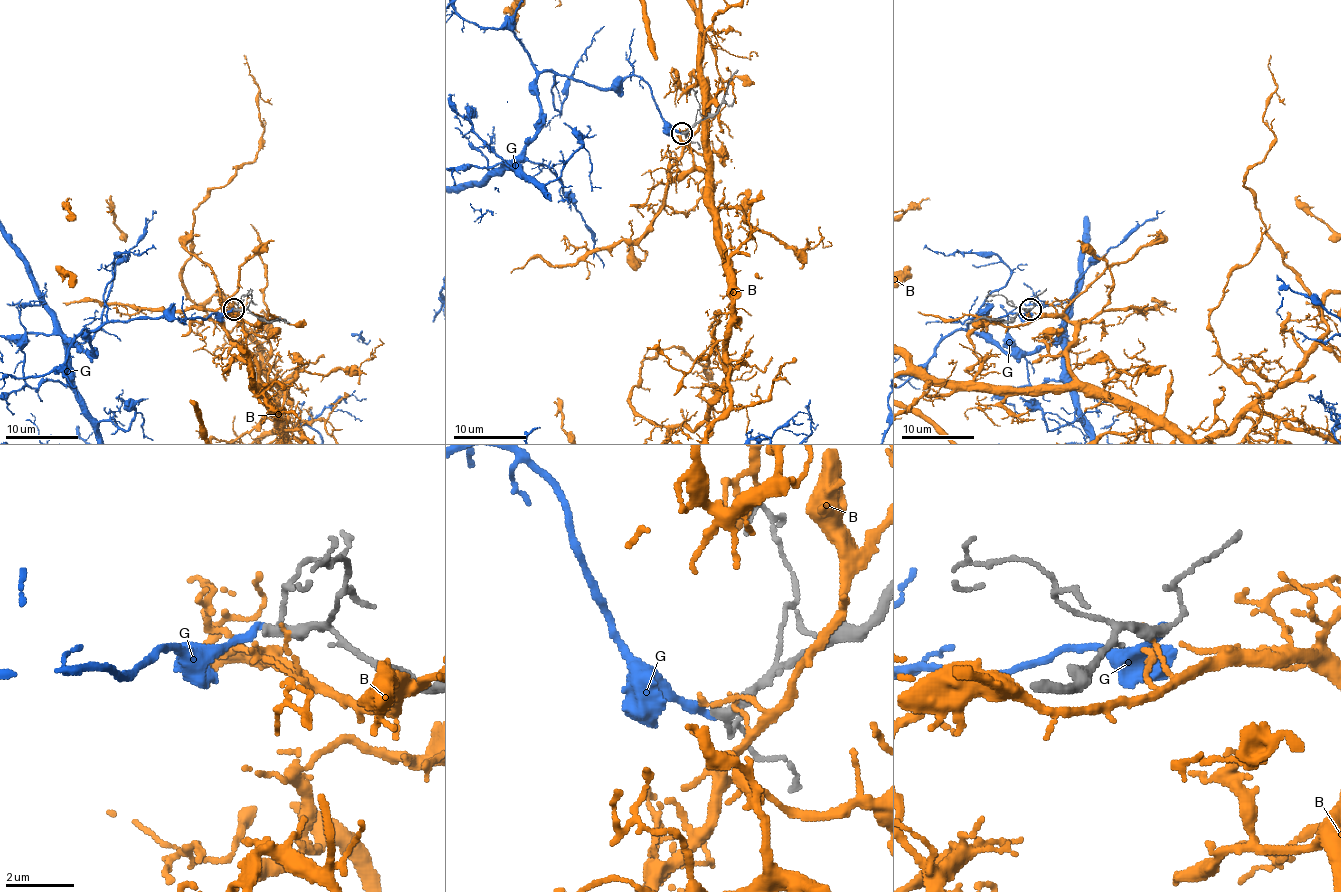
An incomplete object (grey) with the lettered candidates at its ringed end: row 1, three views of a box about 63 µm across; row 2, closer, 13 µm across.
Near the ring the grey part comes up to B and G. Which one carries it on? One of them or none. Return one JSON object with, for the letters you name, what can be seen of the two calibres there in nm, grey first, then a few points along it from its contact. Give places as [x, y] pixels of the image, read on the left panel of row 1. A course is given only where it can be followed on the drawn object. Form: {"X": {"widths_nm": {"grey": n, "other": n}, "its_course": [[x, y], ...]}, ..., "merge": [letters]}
{"G": {"widths_nm": {"grey": 260, "other": 200}}, "merge": ["G"]}

